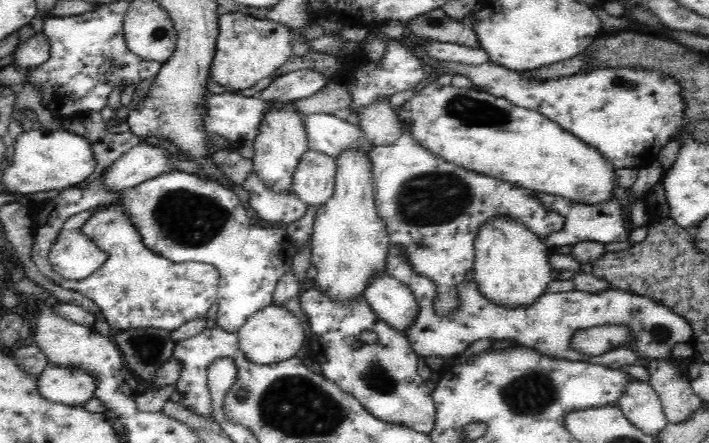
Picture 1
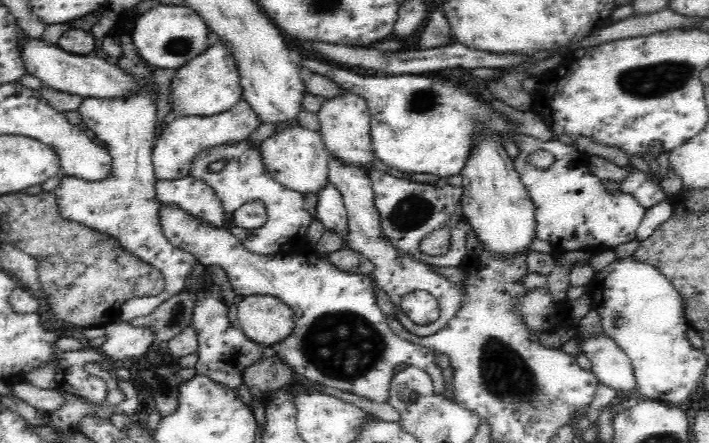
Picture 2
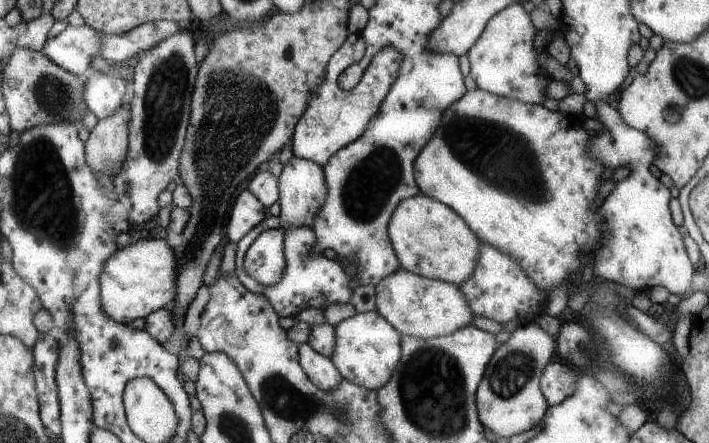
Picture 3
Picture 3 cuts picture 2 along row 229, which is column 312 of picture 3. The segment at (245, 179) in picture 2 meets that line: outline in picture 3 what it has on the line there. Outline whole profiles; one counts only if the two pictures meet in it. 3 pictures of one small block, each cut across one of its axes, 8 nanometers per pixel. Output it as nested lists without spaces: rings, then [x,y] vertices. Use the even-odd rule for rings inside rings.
[[[271,216],[267,220],[263,220],[259,226],[255,226],[247,236],[243,236],[237,244],[237,276],[241,278],[241,282],[245,284],[245,288],[251,294],[267,294],[269,300],[273,302],[275,312],[281,318],[297,318],[299,312],[303,310],[321,310],[325,312],[329,306],[339,306],[339,304],[351,304],[351,298],[355,294],[355,288],[351,288],[351,284],[355,282],[353,278],[349,278],[345,274],[345,266],[343,262],[335,262],[335,260],[327,260],[323,256],[317,258],[317,262],[305,262],[301,260],[301,254],[315,242],[315,228],[311,224],[301,224],[301,226],[287,226],[283,216]],[[263,232],[283,232],[283,252],[285,252],[285,272],[281,276],[281,280],[275,286],[263,286],[259,284],[255,278],[251,278],[251,274],[247,272],[247,254],[251,250],[251,244],[255,240],[259,240],[259,236]]]

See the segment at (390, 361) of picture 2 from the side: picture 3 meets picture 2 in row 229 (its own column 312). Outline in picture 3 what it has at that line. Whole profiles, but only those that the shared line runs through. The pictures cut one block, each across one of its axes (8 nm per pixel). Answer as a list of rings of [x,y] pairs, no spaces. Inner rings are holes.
[[[293,156],[281,174],[281,206],[287,226],[311,224],[325,204],[325,168]]]

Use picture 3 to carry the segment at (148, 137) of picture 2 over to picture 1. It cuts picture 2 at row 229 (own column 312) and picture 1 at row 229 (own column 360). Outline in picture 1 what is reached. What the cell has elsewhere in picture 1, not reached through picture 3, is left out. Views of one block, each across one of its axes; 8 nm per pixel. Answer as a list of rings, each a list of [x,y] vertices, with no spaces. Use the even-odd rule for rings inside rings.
[[[100,176],[86,188],[70,186],[68,190],[60,190],[54,200],[44,202],[44,206],[40,206],[40,218],[34,220],[34,266],[42,276],[54,280],[54,284],[66,290],[80,292],[82,296],[98,304],[112,334],[134,328],[162,328],[166,332],[174,332],[188,322],[206,320],[220,292],[218,268],[200,262],[176,266],[174,262],[162,258],[162,254],[152,254],[146,248],[146,242],[142,242],[142,234],[138,232],[138,226],[134,226],[134,218],[130,218],[128,206],[124,204],[122,196],[124,190],[110,190],[106,176]],[[82,212],[92,212],[92,218],[86,220],[80,228],[82,234],[108,256],[98,272],[90,274],[88,278],[66,280],[50,266],[50,250],[54,240],[58,240],[58,232],[62,232],[62,224],[66,224],[70,216]]]

